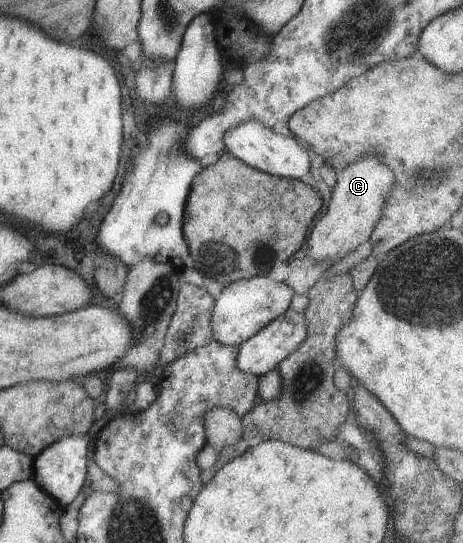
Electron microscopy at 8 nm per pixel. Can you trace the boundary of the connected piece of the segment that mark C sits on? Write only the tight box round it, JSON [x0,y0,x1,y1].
[306,154,393,263]

